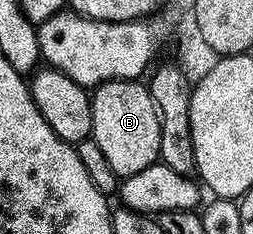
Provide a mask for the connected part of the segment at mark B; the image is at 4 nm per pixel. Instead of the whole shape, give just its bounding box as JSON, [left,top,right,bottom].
[91,80,161,179]

